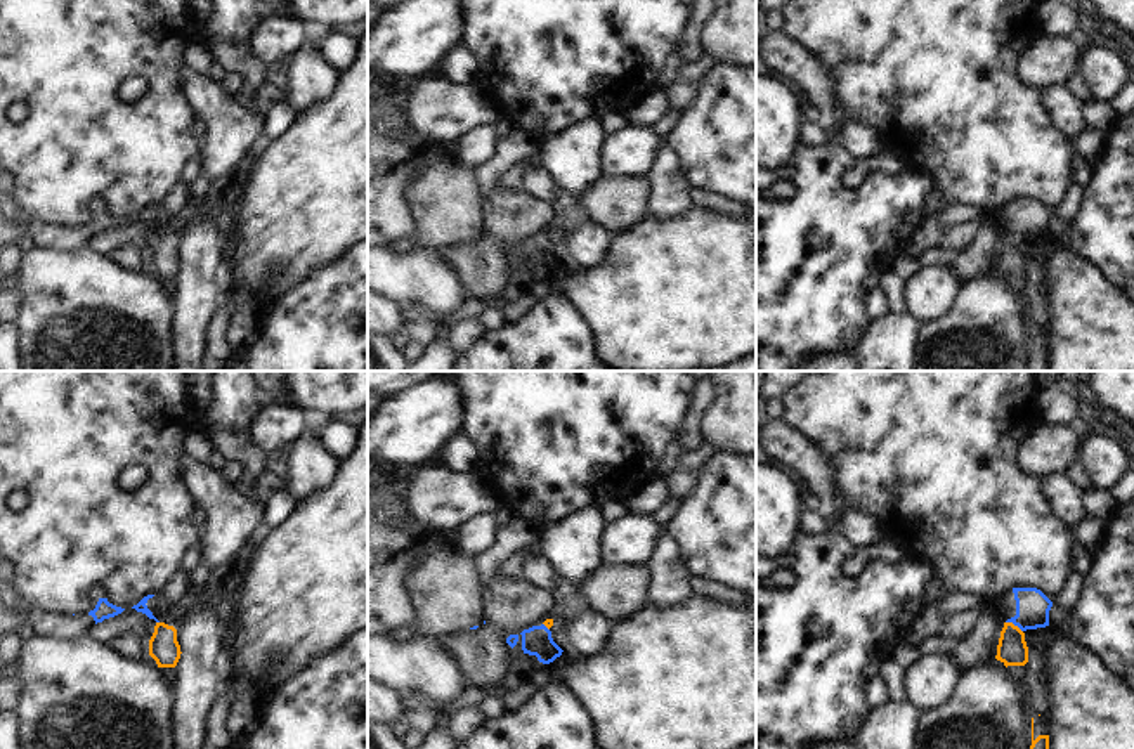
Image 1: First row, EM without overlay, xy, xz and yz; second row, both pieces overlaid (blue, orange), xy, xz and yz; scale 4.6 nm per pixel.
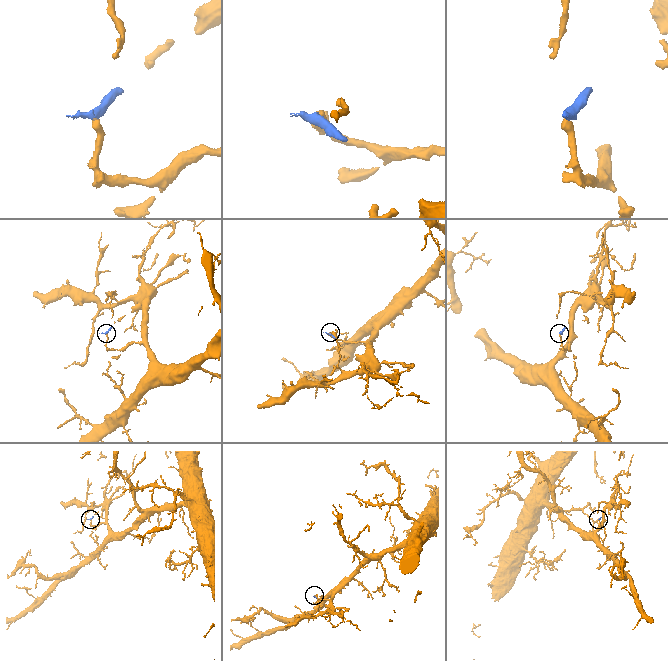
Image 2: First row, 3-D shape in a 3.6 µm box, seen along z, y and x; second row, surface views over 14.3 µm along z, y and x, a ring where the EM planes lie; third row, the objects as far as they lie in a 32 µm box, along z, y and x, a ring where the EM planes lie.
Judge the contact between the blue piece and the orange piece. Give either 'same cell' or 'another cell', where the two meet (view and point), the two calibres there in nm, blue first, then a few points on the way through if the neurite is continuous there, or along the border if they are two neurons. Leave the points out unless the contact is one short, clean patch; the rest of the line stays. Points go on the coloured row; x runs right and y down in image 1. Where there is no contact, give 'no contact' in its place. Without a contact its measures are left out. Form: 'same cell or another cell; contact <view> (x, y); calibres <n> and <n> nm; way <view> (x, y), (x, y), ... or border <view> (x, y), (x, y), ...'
same cell; contact yz (1015, 625); calibres 160 and 140 nm; way yz (1032, 607), (1015, 625), (1011, 651)

